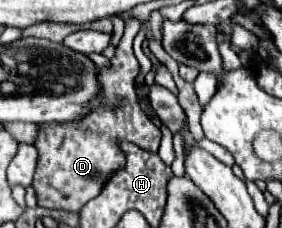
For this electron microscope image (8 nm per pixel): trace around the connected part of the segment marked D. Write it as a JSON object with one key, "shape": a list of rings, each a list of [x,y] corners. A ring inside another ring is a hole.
{"shape":[[[129,18],[125,22],[125,34],[115,50],[115,56],[109,60],[109,66],[97,66],[97,82],[101,92],[95,102],[113,104],[113,108],[91,106],[91,110],[79,120],[41,124],[35,138],[37,168],[33,178],[39,206],[77,212],[81,206],[85,206],[85,202],[99,196],[107,180],[125,166],[125,154],[119,142],[133,142],[144,150],[158,152],[161,130],[143,112],[135,92],[135,76],[139,72],[139,64],[133,56],[133,38],[137,36],[139,28],[141,20]]]}

